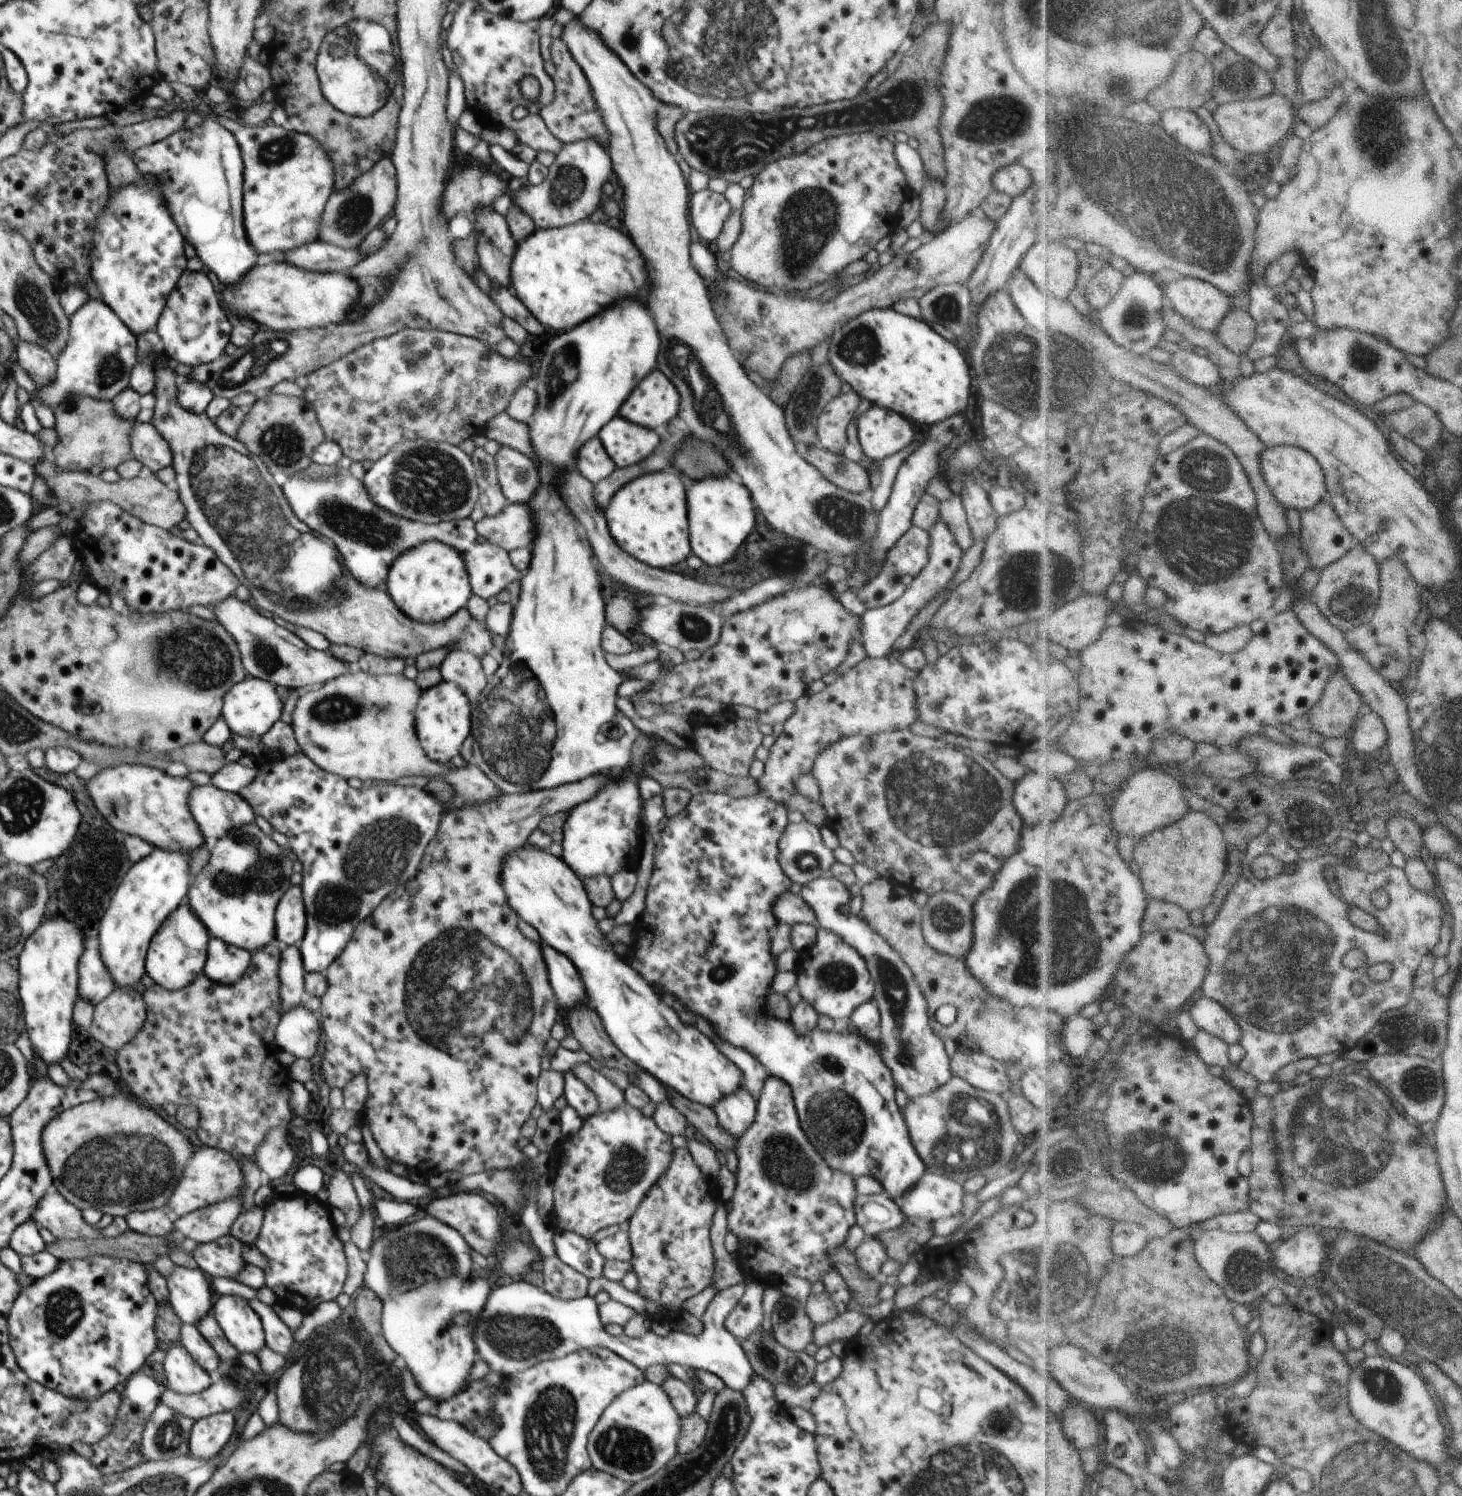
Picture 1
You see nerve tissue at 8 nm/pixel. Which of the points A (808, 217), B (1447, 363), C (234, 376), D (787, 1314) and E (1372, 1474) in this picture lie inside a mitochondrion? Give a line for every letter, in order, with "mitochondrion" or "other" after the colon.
A: mitochondrion
B: other
C: mitochondrion
D: mitochondrion
E: mitochondrion

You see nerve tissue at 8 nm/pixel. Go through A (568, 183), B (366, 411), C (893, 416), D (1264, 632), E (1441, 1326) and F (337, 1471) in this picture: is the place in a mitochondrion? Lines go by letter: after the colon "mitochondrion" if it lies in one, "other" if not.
A: mitochondrion
B: other
C: other
D: other
E: mitochondrion
F: other

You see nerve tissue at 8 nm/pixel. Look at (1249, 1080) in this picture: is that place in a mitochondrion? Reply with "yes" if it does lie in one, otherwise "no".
no

